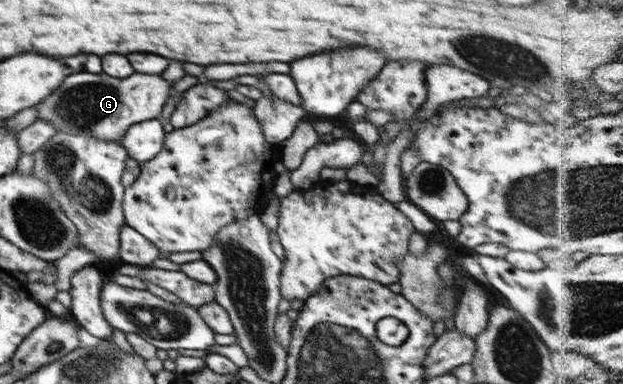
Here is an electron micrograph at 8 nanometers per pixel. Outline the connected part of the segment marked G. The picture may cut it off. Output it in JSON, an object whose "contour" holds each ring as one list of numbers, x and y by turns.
{"contour":[[80,72,80,74,66,76,64,84,60,84,60,88,56,88,56,92,52,92,41,103,36,104,37,119,47,120,57,132,75,132,95,136,98,140,117,142,123,138,133,124,160,117,170,88,172,88,172,84,166,82,162,76,132,74,130,78,112,78,108,74]]}

